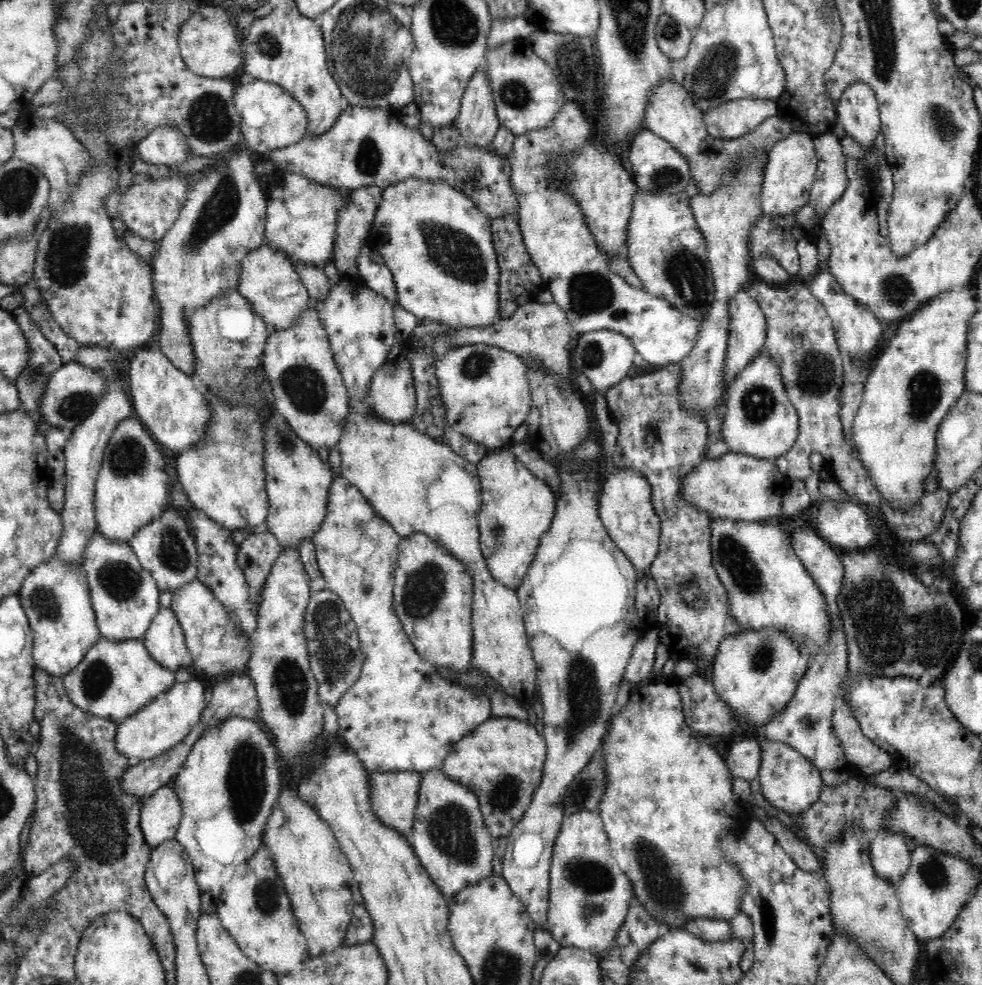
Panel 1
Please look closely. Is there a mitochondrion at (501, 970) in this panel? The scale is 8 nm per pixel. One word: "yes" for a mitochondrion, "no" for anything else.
yes

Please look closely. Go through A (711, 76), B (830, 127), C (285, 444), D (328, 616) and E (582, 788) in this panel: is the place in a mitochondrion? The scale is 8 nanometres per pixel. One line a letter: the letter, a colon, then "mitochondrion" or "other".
A: mitochondrion
B: other
C: mitochondrion
D: mitochondrion
E: mitochondrion

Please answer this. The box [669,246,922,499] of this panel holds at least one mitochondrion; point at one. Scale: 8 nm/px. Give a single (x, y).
(815, 373)

